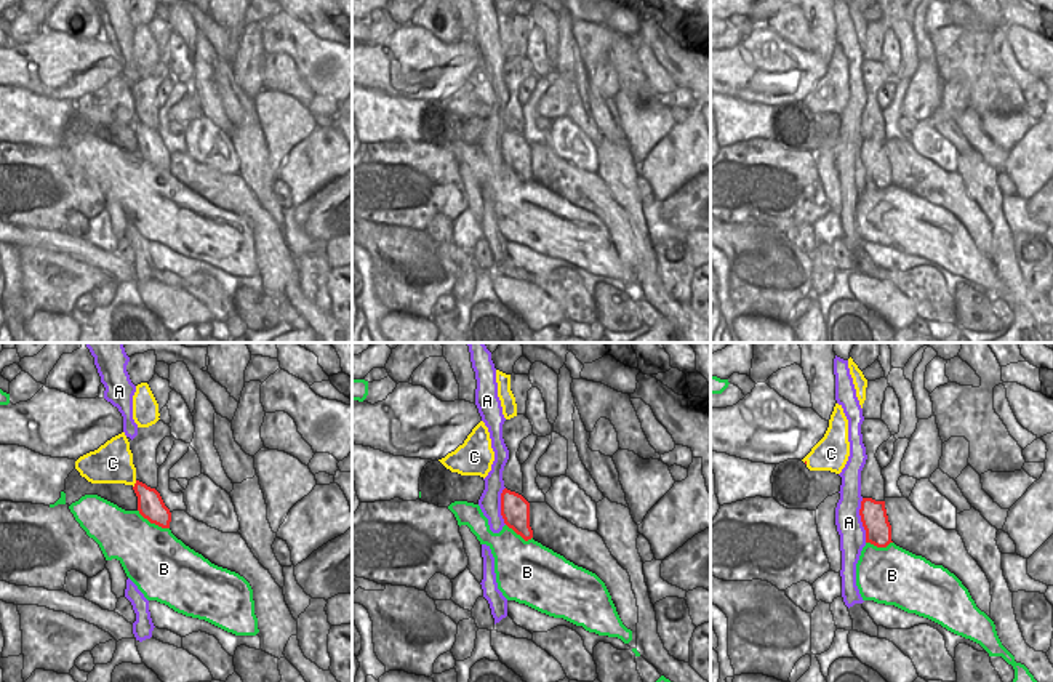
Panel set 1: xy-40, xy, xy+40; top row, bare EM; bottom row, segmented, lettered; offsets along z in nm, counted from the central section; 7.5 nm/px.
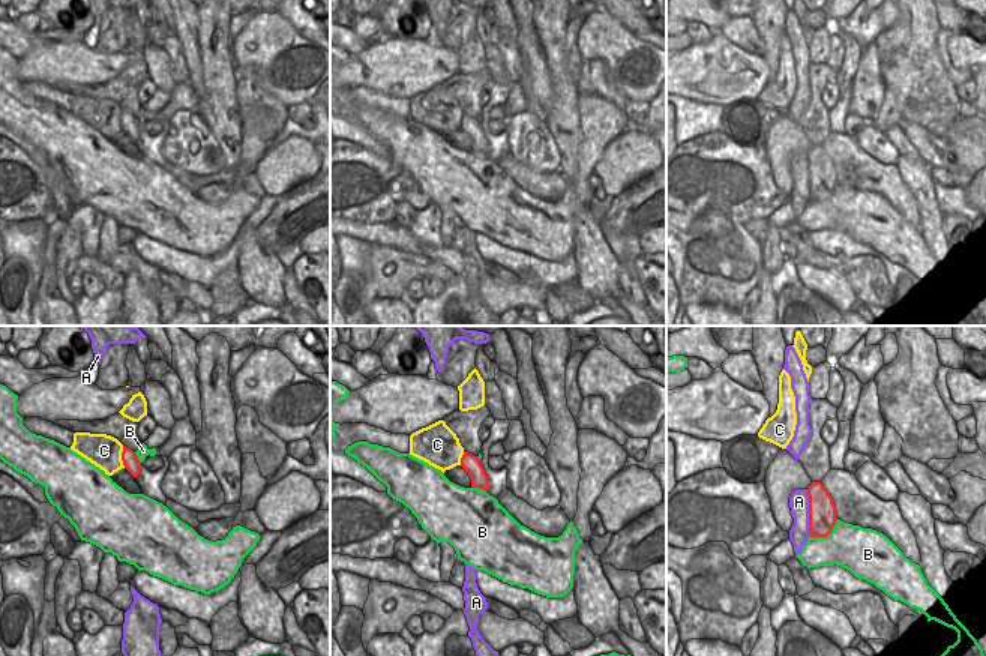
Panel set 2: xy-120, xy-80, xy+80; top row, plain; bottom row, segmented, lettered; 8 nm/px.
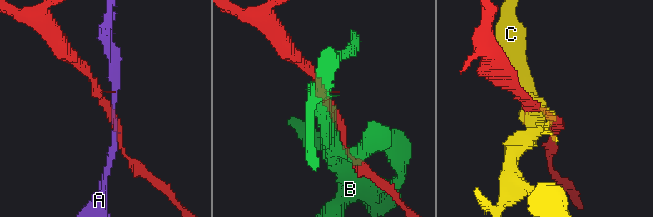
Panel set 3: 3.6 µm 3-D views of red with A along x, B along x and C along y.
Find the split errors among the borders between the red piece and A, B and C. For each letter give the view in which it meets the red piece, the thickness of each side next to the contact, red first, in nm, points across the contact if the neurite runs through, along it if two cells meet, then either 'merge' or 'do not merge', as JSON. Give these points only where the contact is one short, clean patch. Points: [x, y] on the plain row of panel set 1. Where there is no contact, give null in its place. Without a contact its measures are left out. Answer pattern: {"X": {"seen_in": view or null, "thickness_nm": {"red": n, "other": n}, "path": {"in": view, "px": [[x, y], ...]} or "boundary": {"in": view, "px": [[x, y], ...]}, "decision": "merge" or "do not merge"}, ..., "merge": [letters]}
{"A": {"seen_in": "xy+40", "thickness_nm": {"red": 200, "other": 190}, "decision": "do not merge"}, "B": {"seen_in": "xy-40", "thickness_nm": {"red": 200, "other": 460}, "decision": "do not merge"}, "C": {"seen_in": "xy-40", "thickness_nm": {"red": 200, "other": 320}, "decision": "do not merge"}, "merge": []}

